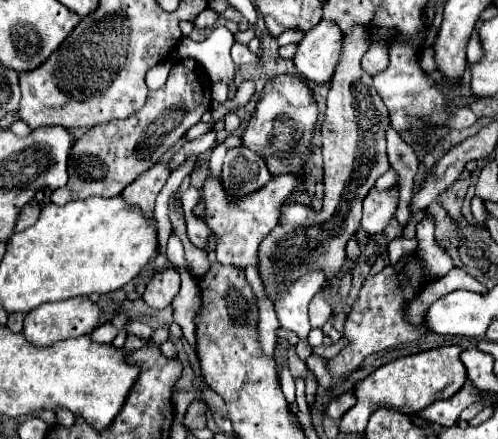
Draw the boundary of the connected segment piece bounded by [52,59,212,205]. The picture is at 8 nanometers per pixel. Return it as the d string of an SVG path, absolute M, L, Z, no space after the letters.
M192 59L178 61L162 89L150 91L146 105L128 119L108 121L92 127L76 139L68 163L68 185L52 193L52 203L66 205L68 201L86 199L90 195L114 197L142 173L152 169L162 155L208 111L212 103L208 73Z

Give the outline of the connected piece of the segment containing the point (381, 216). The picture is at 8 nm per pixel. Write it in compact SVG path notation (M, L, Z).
M386 189L386 191L370 191L364 199L364 215L360 221L360 227L370 235L378 235L384 231L388 221L394 217L398 205L398 191Z

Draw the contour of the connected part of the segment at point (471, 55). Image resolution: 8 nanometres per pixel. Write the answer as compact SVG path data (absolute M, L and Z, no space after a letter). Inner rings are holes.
M474 31L468 41L468 63L476 63L480 59L480 55L482 55L482 47L478 41L478 31Z

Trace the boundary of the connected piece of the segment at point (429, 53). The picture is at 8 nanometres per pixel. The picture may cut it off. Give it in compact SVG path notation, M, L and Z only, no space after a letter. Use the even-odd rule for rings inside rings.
M432 47L424 48L420 53L420 66L426 73L436 71L436 64L434 61L434 51Z

